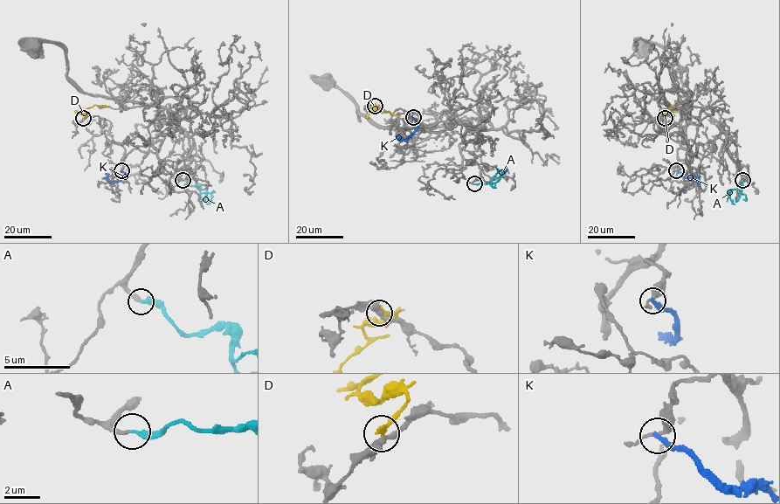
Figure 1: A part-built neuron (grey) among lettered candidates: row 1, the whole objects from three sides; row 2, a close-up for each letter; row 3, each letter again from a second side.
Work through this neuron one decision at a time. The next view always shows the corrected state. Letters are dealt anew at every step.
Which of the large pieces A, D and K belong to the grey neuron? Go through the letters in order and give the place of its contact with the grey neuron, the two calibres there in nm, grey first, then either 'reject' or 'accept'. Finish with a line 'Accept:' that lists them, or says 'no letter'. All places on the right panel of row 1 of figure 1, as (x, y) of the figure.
A: contact (742, 180); calibres 240 and 340 nm; accept
D: contact (665, 118); calibres 280 and 280 nm; reject
K: contact (676, 170); calibres 280 and 280 nm; reject
Accept: A

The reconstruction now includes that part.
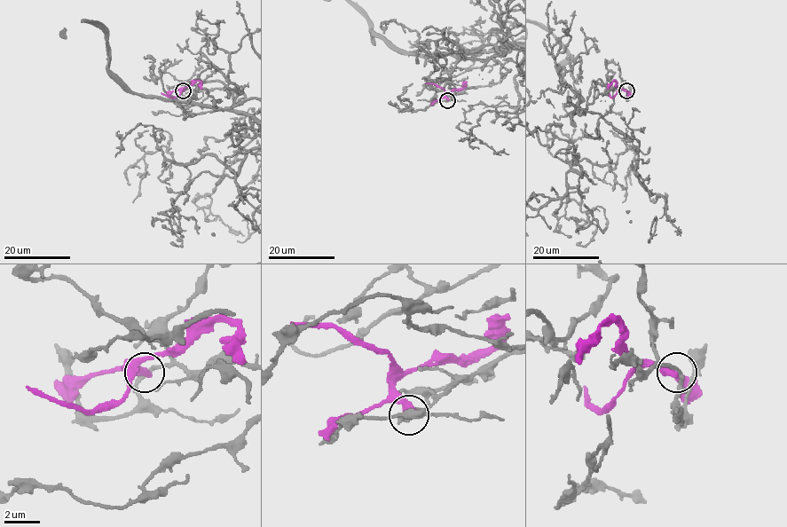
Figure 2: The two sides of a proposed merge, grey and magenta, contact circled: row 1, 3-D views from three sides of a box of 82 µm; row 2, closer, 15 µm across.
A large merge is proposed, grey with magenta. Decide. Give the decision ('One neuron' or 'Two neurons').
Two neurons

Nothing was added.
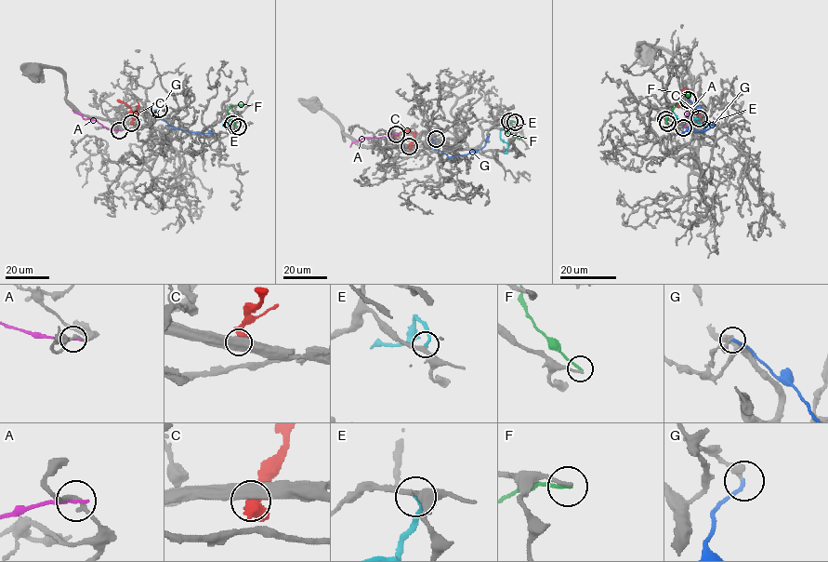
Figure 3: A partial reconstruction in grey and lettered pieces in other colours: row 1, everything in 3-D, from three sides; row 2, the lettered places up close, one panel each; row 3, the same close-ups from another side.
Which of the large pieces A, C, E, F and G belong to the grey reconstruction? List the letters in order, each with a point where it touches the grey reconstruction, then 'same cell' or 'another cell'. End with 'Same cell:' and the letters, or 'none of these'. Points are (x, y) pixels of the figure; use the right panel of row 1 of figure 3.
A: contact (683, 127); another cell
C: contact (699, 118); another cell
E: contact (665, 119); same cell
F: contact (667, 123); another cell
G: contact (688, 100); another cell
Same cell: E

